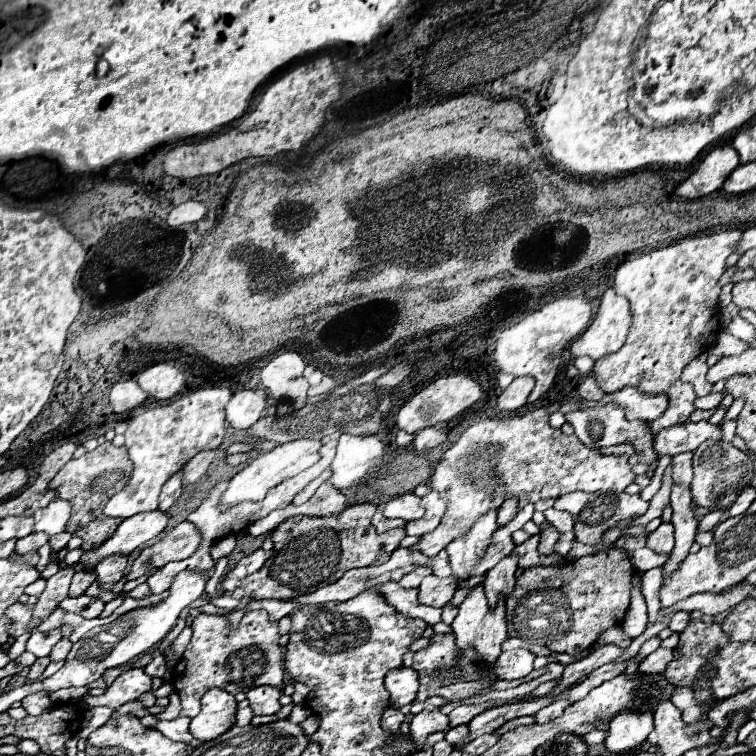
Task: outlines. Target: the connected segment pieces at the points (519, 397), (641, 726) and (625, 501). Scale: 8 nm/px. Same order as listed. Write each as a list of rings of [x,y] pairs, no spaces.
[[[531,376],[515,378],[511,382],[511,386],[497,398],[497,410],[499,412],[515,412],[515,410],[519,410],[525,404],[527,394],[533,390],[533,386],[535,386],[535,380]]]
[[[623,712],[617,714],[609,724],[609,734],[605,738],[605,746],[609,752],[631,752],[637,750],[653,730],[653,714],[645,712]]]
[[[569,492],[565,496],[559,496],[553,508],[569,512],[575,520],[577,540],[583,544],[591,544],[603,534],[603,530],[611,528],[615,522],[643,516],[649,508],[649,502],[645,502],[639,494],[627,494],[627,492]]]

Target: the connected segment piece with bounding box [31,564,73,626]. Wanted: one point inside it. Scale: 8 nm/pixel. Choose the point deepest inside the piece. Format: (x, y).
(57, 586)

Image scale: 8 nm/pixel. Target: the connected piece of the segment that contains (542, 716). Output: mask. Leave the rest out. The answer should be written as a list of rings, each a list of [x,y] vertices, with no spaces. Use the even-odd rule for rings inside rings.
[[[555,700],[555,702],[551,702],[549,706],[545,706],[543,710],[539,710],[539,712],[535,714],[535,718],[537,718],[537,722],[549,722],[549,720],[557,718],[567,706],[569,706],[567,700]]]

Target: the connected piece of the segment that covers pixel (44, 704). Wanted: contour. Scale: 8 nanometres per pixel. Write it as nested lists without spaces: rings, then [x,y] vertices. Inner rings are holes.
[[[40,691],[28,695],[21,701],[21,705],[29,715],[39,716],[43,712],[51,709],[53,704],[49,698],[49,693]]]

